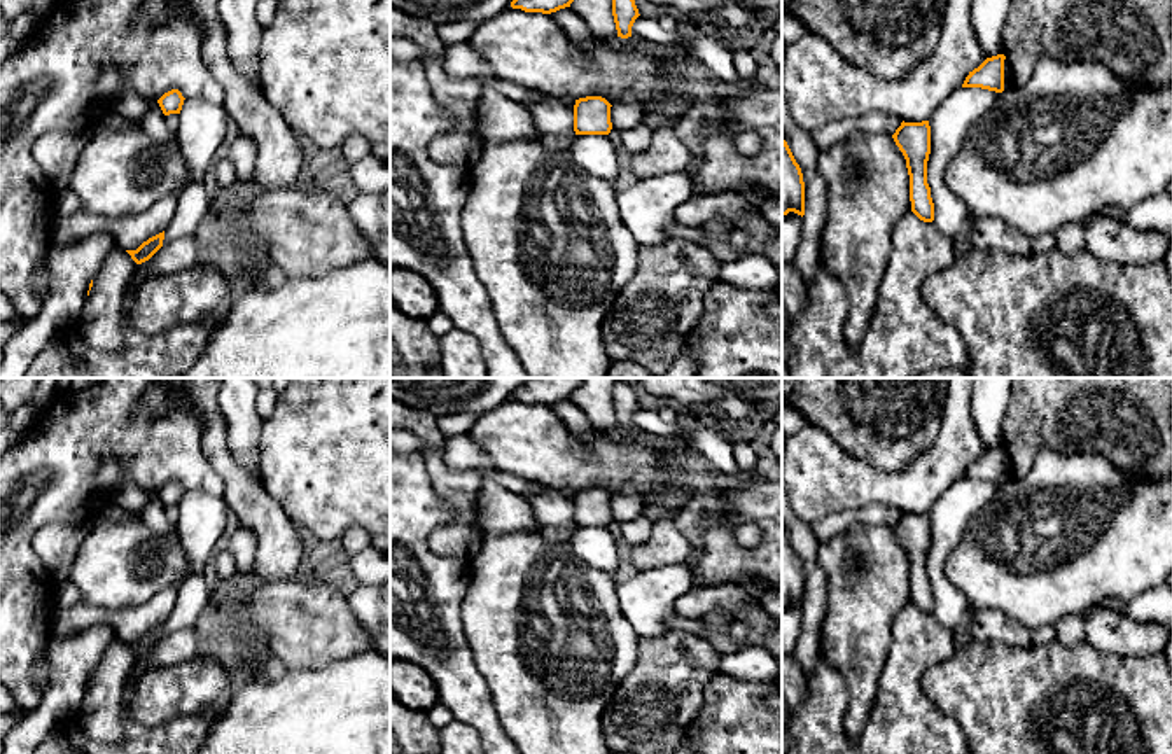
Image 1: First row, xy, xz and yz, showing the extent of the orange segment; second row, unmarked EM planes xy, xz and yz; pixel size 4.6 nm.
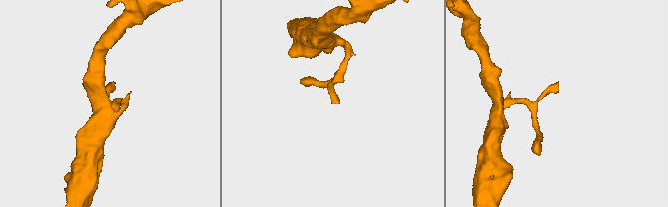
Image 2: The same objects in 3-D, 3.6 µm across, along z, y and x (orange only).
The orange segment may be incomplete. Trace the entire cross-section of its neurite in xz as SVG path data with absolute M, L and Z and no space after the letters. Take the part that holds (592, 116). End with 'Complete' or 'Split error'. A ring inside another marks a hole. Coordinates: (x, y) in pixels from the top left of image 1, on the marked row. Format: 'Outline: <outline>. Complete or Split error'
Outline: M602 96L576 100L576 138L569 152L574 156L579 168L614 184L619 175L619 168L614 145L607 136L612 129L610 107L612 105Z. Split error

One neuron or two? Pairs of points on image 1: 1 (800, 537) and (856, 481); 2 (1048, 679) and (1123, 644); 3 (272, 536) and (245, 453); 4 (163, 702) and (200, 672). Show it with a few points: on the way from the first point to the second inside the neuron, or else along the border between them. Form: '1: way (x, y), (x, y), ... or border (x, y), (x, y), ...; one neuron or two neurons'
1: border (800, 518), (810, 525); two neurons
2: border (1085, 639), (1102, 651), (1120, 655), (1150, 651); two neurons
3: border (228, 441), (228, 450), (259, 480); two neurons
4: way (172, 693), (191, 681); one neuron

